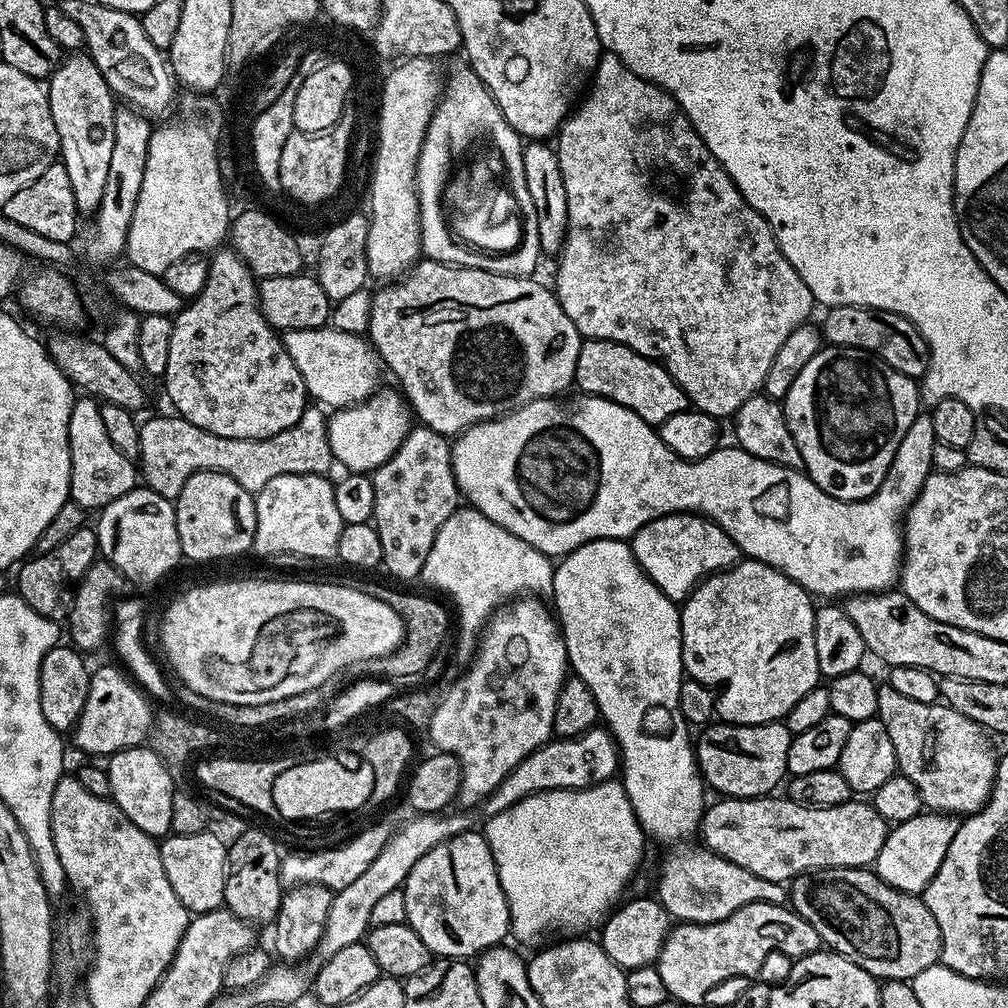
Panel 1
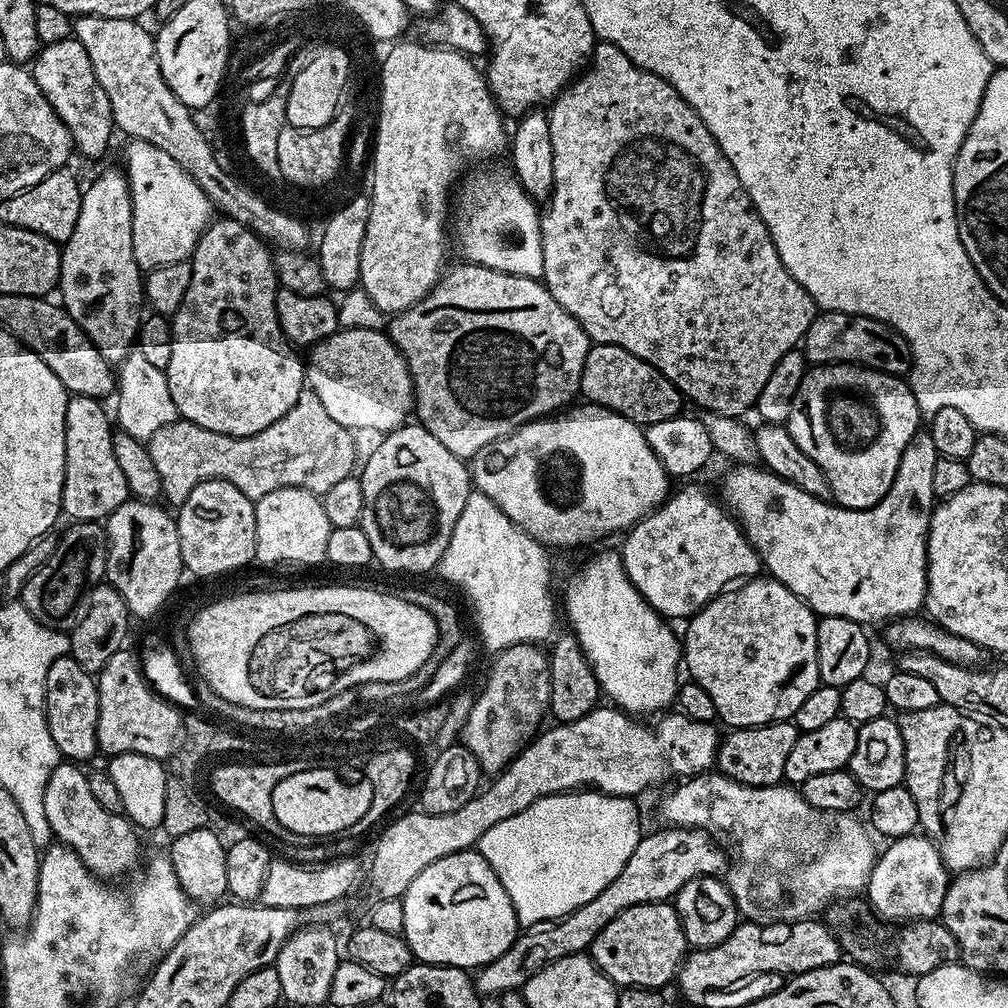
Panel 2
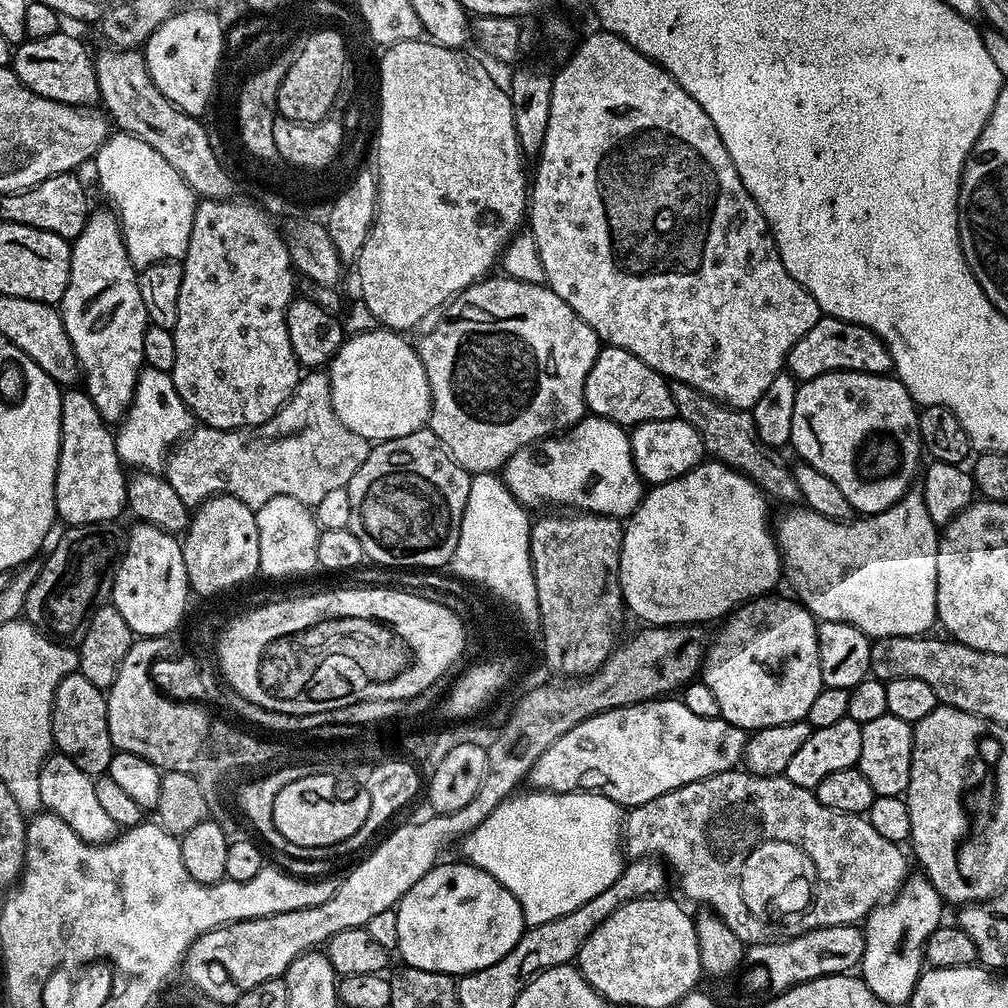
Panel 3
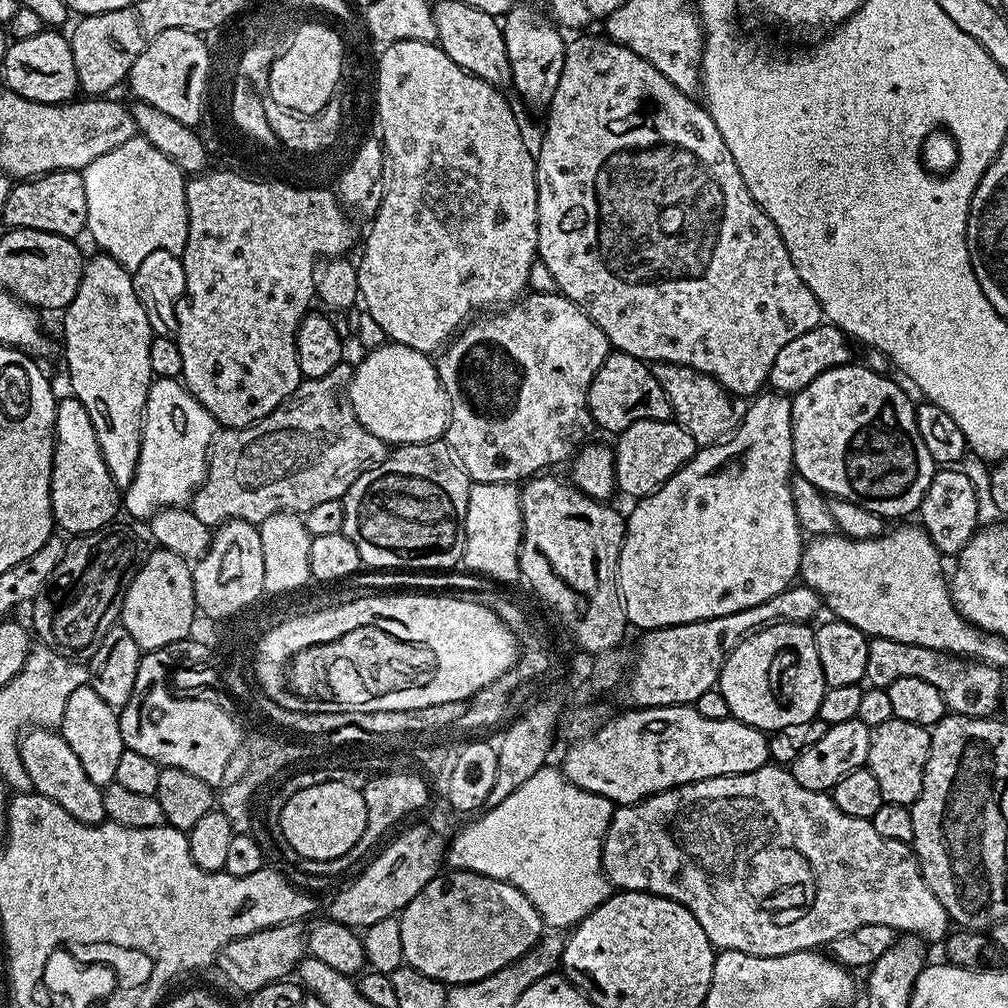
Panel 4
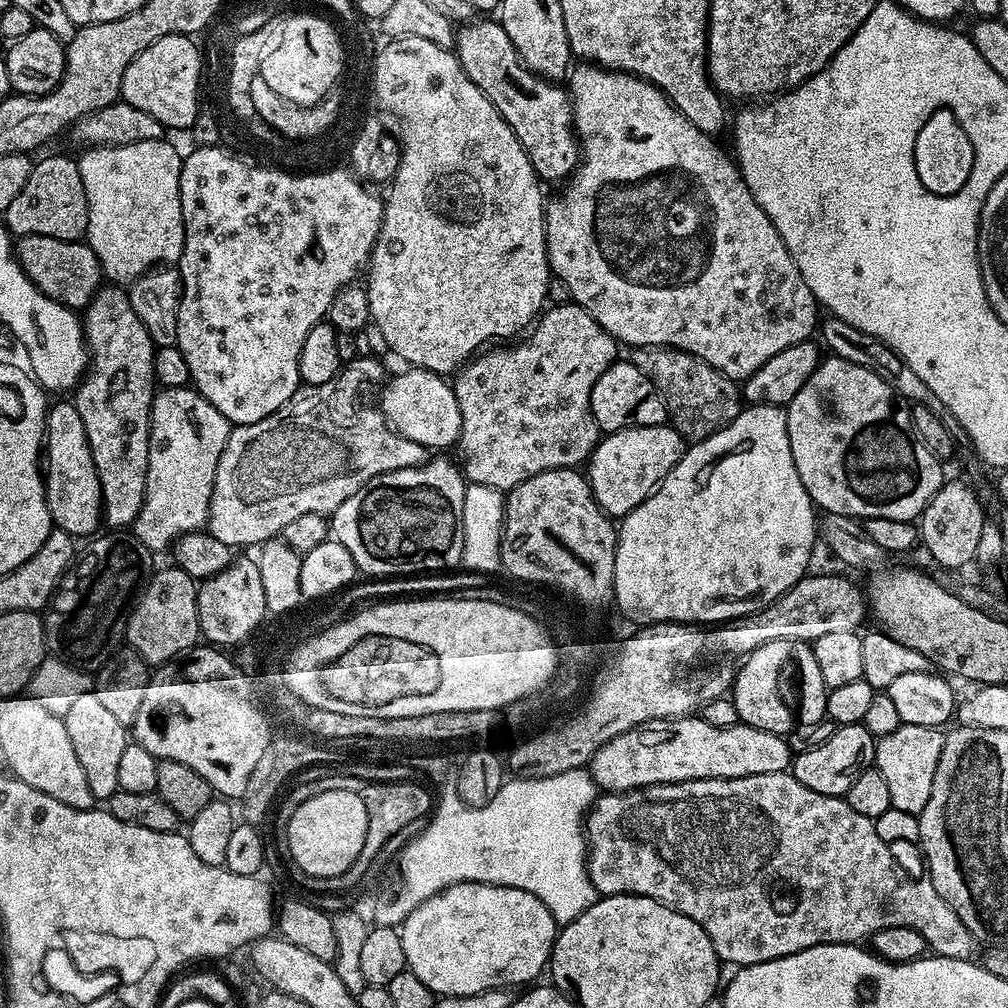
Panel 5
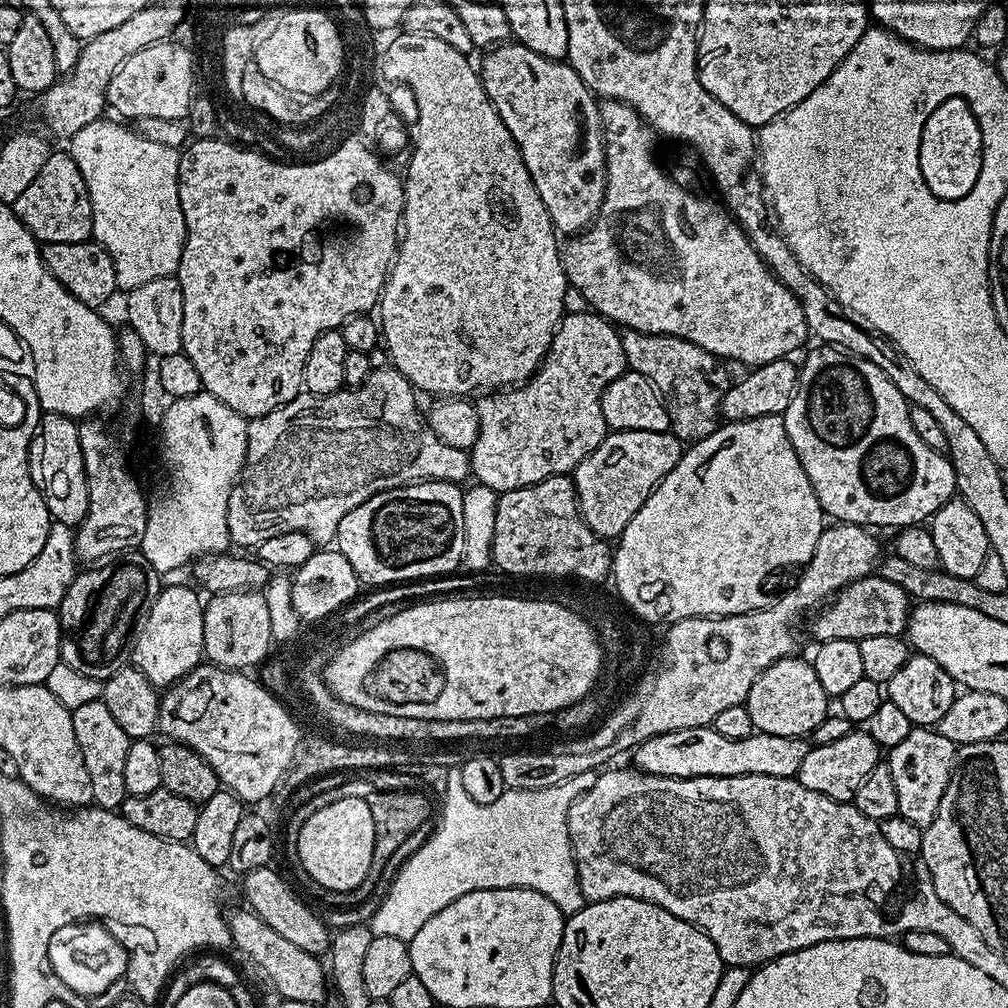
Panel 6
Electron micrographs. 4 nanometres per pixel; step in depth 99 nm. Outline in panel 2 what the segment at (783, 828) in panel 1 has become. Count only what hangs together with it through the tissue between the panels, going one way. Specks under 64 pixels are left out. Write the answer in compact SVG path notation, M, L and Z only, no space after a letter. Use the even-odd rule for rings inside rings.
M668 826L663 830L665 832L652 832L649 836L648 833L641 835L638 846L634 846L634 854L630 854L626 866L622 866L622 874L618 874L618 878L614 878L614 882L610 882L610 886L606 886L606 890L602 890L602 894L590 898L590 902L586 902L586 906L578 906L578 910L561 916L559 920L543 920L537 924L527 925L517 935L510 950L506 950L506 954L502 954L502 958L498 958L479 969L475 973L474 983L481 997L499 998L505 992L523 989L528 977L544 965L554 962L558 958L587 953L591 949L594 938L598 938L598 934L602 934L602 930L606 930L606 926L610 922L614 922L614 918L618 918L618 914L622 914L622 910L630 910L630 906L638 906L639 904L662 904L671 901L677 890L686 882L693 880L694 877L715 876L725 871L724 852L712 841L713 837L704 829Z

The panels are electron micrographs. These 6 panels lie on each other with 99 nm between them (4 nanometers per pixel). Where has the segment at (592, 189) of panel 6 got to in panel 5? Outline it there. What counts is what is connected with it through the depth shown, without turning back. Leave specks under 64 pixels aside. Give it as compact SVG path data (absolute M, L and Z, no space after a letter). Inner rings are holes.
M480 18L463 25L457 31L454 51L470 82L474 82L474 86L478 86L478 90L490 98L498 114L502 114L510 130L514 130L541 181L567 181L582 159L582 148L572 122L569 93L559 83L531 72L521 62L518 50L514 50L510 34L506 34L495 19Z

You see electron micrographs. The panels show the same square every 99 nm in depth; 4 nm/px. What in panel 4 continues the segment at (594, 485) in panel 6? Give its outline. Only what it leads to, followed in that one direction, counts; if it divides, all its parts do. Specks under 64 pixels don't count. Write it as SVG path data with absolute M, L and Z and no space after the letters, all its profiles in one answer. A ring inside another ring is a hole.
M671 419L634 422L634 426L619 433L617 440L620 441L614 444L616 487L631 498L643 498L657 492L698 451L694 438Z

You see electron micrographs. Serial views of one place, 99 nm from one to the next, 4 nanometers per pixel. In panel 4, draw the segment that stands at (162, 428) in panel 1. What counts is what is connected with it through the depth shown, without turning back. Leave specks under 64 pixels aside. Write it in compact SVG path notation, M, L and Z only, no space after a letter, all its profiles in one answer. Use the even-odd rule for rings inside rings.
M339 371L326 374L322 378L314 378L313 380L301 379L300 384L296 387L296 391L291 397L284 401L280 407L276 408L266 418L262 418L258 423L251 424L248 428L225 428L221 427L214 439L208 453L208 472L204 475L204 481L201 482L200 488L190 501L190 507L194 518L199 518L201 522L206 522L209 526L219 526L225 524L227 520L245 520L251 524L259 526L266 518L270 518L279 512L295 512L303 514L309 512L314 506L318 506L318 502L330 502L331 500L340 500L350 490L350 486L358 477L360 477L367 468L378 466L383 460L388 459L390 451L389 445L383 440L374 438L374 434L370 434L370 430L366 430L358 422L358 418L354 414L354 410L348 404L348 393L346 391L345 377L340 377Z

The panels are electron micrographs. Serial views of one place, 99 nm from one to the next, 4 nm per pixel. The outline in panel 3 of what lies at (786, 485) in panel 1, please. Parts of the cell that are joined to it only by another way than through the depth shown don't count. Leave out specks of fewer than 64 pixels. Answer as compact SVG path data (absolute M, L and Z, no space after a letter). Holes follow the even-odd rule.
M591 414L585 415L572 428L536 440L515 452L504 463L502 475L510 494L514 494L516 501L529 510L540 508L543 504L569 504L572 507L569 509L572 510L594 512L598 516L627 518L639 506L646 491L646 485L634 466L629 433L621 425ZM909 490L900 501L890 506L885 512L873 512L863 518L851 520L831 520L822 518L814 510L806 506L792 506L780 516L780 521L775 521L774 535L776 545L780 548L780 563L782 565L782 576L793 588L795 599L799 600L817 621L829 620L830 622L846 622L858 630L862 630L870 638L878 636L922 636L933 631L937 623L936 599L938 598L938 550L940 549L940 532L938 526L930 518L930 510L926 510L924 493L920 490Z

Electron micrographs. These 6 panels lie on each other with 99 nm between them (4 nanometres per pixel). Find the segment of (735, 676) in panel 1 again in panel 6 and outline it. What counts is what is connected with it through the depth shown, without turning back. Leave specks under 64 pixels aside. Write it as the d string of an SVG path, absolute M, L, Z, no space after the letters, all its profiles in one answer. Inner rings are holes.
M799 655L787 656L756 675L746 701L750 722L756 732L807 737L829 716L830 697L826 690L822 690L822 682L818 682L818 674L814 674L811 663L800 659Z

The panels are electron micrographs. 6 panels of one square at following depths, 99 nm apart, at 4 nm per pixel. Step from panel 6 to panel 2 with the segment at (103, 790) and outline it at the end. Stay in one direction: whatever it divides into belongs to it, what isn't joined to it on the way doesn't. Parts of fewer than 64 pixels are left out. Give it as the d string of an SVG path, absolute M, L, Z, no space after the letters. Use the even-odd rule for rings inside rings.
M72 655L59 656L50 662L44 683L44 713L50 738L58 746L61 757L68 762L88 760L98 752L98 686L93 673L82 670Z

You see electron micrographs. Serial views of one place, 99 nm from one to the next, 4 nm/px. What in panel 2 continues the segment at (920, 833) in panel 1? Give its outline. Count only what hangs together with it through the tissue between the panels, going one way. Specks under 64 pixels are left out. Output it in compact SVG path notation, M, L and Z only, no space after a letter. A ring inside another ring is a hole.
M923 834L904 836L900 840L893 840L887 845L889 848L879 853L876 865L868 879L866 899L873 912L884 922L911 922L913 920L934 920L940 916L942 902L946 898L946 890L950 883L950 873L944 867L944 859L936 849L933 840Z

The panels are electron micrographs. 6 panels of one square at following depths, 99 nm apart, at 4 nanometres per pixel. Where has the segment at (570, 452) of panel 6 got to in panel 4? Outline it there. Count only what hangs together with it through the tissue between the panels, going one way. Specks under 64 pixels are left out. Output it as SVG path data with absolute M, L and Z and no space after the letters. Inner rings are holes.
M559 291L554 293L532 292L531 294L521 295L518 302L513 303L511 306L505 307L503 310L493 311L491 314L481 315L476 319L473 319L439 353L439 356L441 355L440 360L438 356L435 361L436 373L446 390L446 398L450 402L446 443L451 448L452 455L456 457L456 461L464 468L469 481L478 484L489 484L490 482L516 484L517 482L527 481L529 478L551 469L548 468L551 464L560 464L563 460L565 462L571 461L576 453L580 451L585 441L589 439L588 431L593 431L594 428L592 415L588 409L588 391L592 385L594 374L598 374L602 362L608 357L610 351L610 345L604 331L573 300L567 300L560 295Z

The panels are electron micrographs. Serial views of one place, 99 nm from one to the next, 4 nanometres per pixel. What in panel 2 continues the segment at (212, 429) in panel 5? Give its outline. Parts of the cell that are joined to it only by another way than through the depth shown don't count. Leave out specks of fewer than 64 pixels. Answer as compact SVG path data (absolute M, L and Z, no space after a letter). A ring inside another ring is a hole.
M138 350L129 352L127 360L119 365L118 391L115 393L115 400L115 423L119 431L130 434L130 438L147 442L154 434L158 434L158 430L162 430L162 426L173 424L178 418L174 398L170 398L167 371L153 366L151 362L146 362L146 357Z

